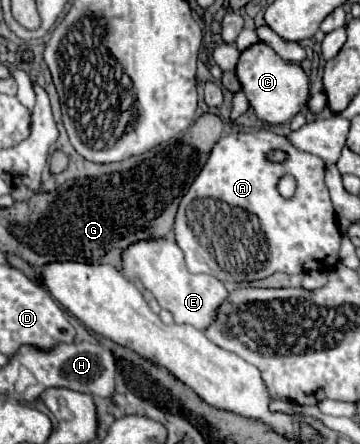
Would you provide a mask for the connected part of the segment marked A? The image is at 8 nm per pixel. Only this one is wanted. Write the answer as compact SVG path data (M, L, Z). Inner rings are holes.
M269 130L223 136L211 150L207 164L203 166L195 182L189 186L177 210L175 240L185 252L189 270L217 276L221 282L253 282L267 278L275 272L301 274L317 268L333 268L339 260L341 232L323 178L323 160L309 152L297 150L285 136L273 134ZM273 148L283 148L289 154L289 160L285 164L273 164L265 160L265 154ZM285 174L297 180L295 196L289 200L283 200L277 190L277 184Z

